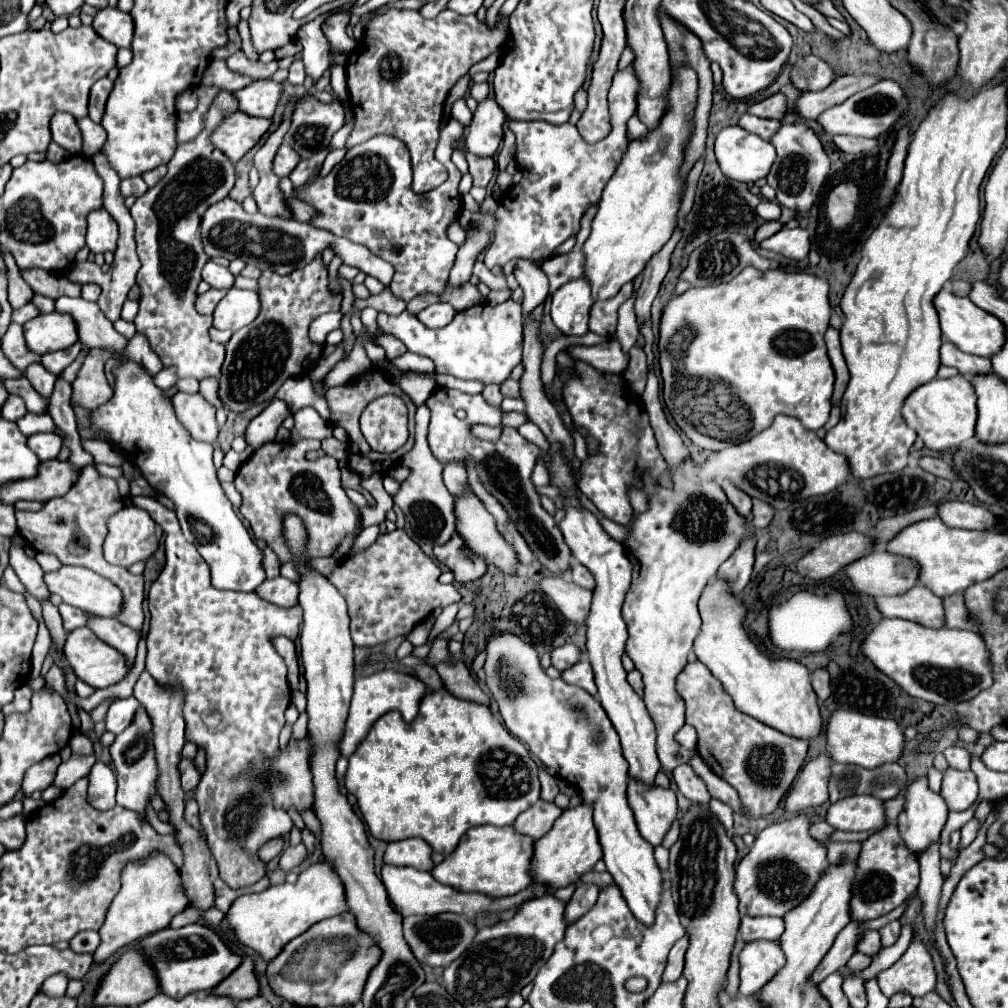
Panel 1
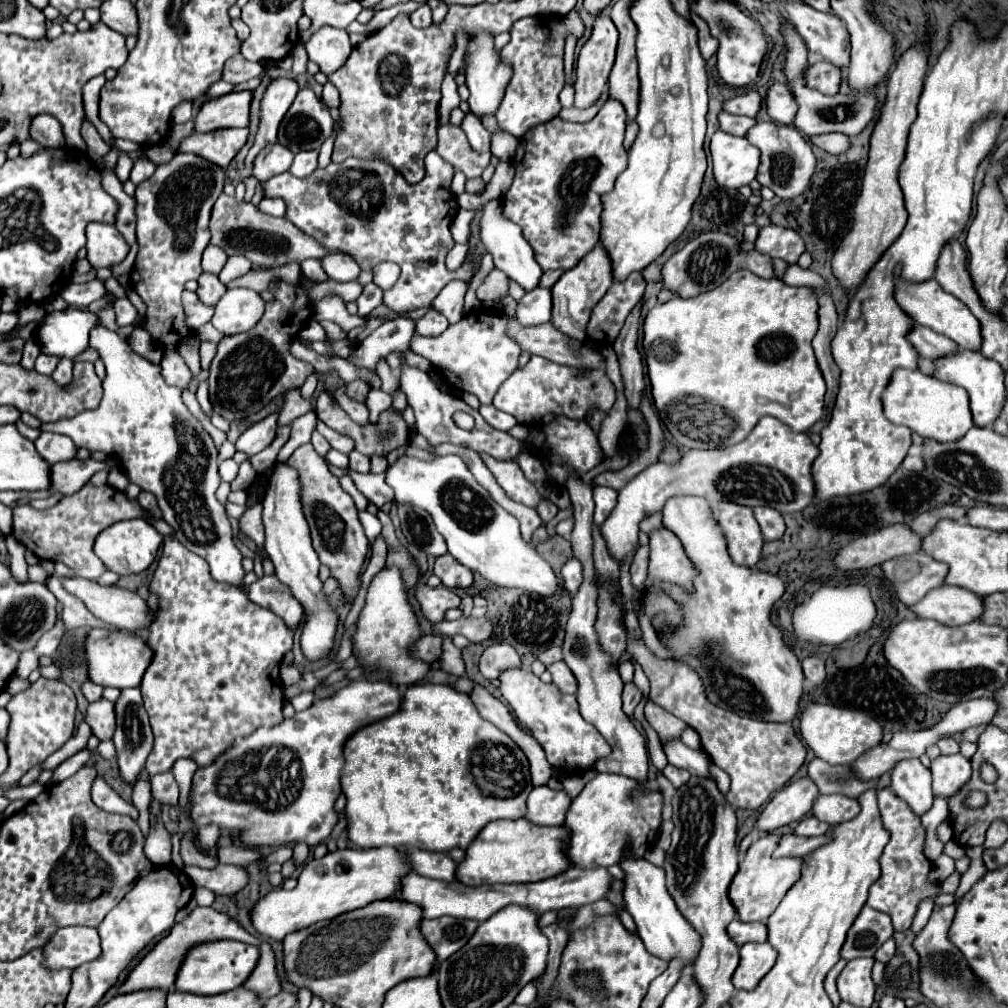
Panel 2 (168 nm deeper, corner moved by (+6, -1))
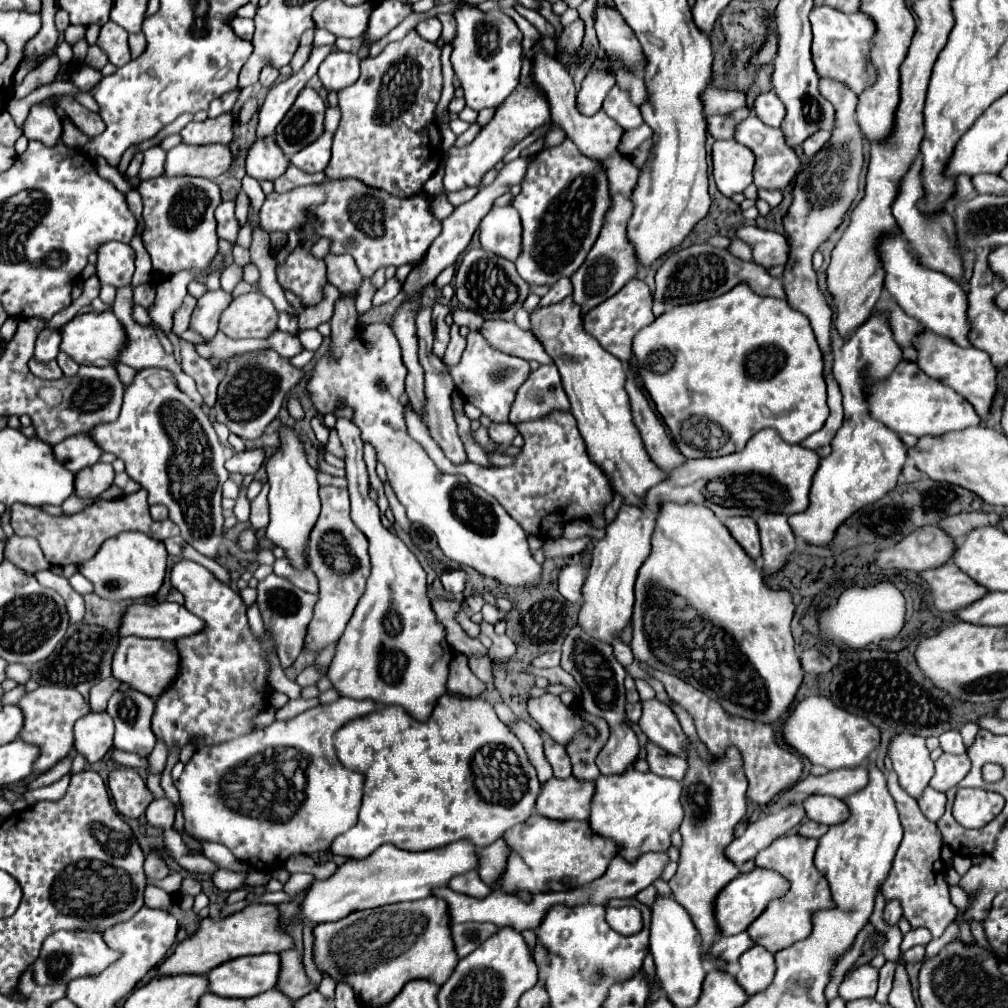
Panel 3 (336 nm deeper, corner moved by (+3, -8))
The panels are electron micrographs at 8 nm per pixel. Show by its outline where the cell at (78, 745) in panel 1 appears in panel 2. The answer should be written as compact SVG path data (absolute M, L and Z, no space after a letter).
M87 747L81 749L81 751L77 751L75 755L71 755L69 759L65 759L65 761L55 769L55 773L53 773L53 781L59 783L59 781L63 781L63 779L75 775L75 773L77 773L77 771L79 771L91 757L93 757L93 753L89 753Z

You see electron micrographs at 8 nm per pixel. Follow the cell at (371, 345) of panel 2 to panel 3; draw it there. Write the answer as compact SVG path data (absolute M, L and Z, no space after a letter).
M368 324L356 332L356 336L348 342L340 358L334 358L332 352L326 352L322 358L318 358L312 378L308 380L308 392L320 416L334 412L336 406L348 406L354 410L352 422L360 428L362 440L374 446L378 462L386 466L388 482L396 492L398 500L402 502L402 506L406 508L408 518L412 522L420 522L428 526L436 534L438 546L450 560L470 566L484 576L496 578L506 586L524 586L524 588L536 586L540 582L542 566L532 558L522 526L488 492L470 484L468 478L452 476L438 470L436 464L424 452L424 448L410 438L404 420L404 404L400 402L400 396L404 394L404 378L406 378L406 366L402 364L400 344L392 328L388 324Z

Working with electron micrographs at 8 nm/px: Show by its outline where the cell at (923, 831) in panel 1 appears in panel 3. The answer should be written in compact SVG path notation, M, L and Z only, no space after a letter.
M896 734L888 744L888 756L898 774L900 786L914 798L918 798L934 776L934 762L926 740L918 734Z

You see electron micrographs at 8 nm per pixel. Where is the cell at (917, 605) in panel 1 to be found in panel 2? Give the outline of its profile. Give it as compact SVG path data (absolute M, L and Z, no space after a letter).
M941 585L941 589L933 589L933 593L927 593L917 605L911 605L909 611L919 619L933 619L943 625L963 625L975 621L981 615L983 605L981 597L971 591Z

